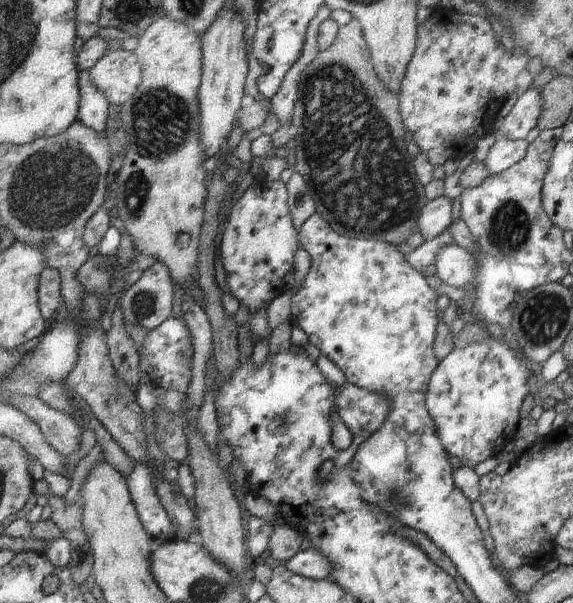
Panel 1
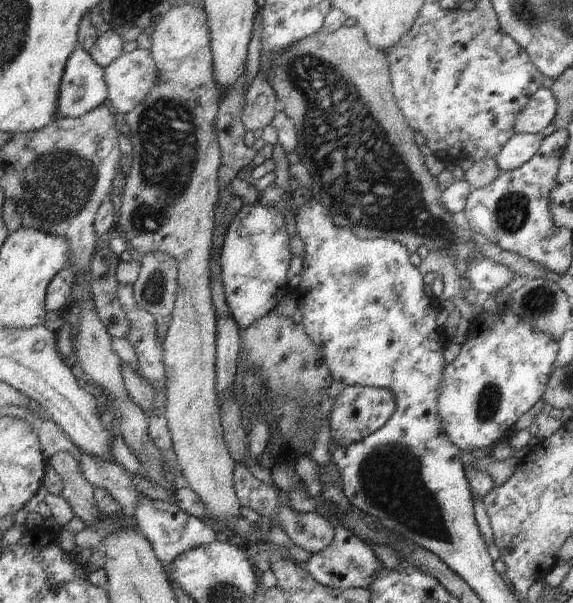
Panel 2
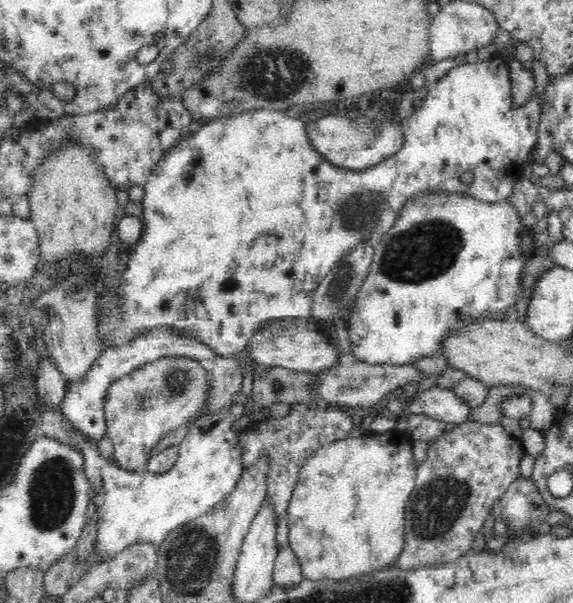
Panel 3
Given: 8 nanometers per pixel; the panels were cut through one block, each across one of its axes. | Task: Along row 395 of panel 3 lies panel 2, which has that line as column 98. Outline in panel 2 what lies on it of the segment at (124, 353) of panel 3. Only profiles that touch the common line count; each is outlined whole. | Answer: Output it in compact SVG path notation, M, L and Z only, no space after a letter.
M78 46L67 62L59 94L59 116L79 118L98 109L109 98L106 70Z

